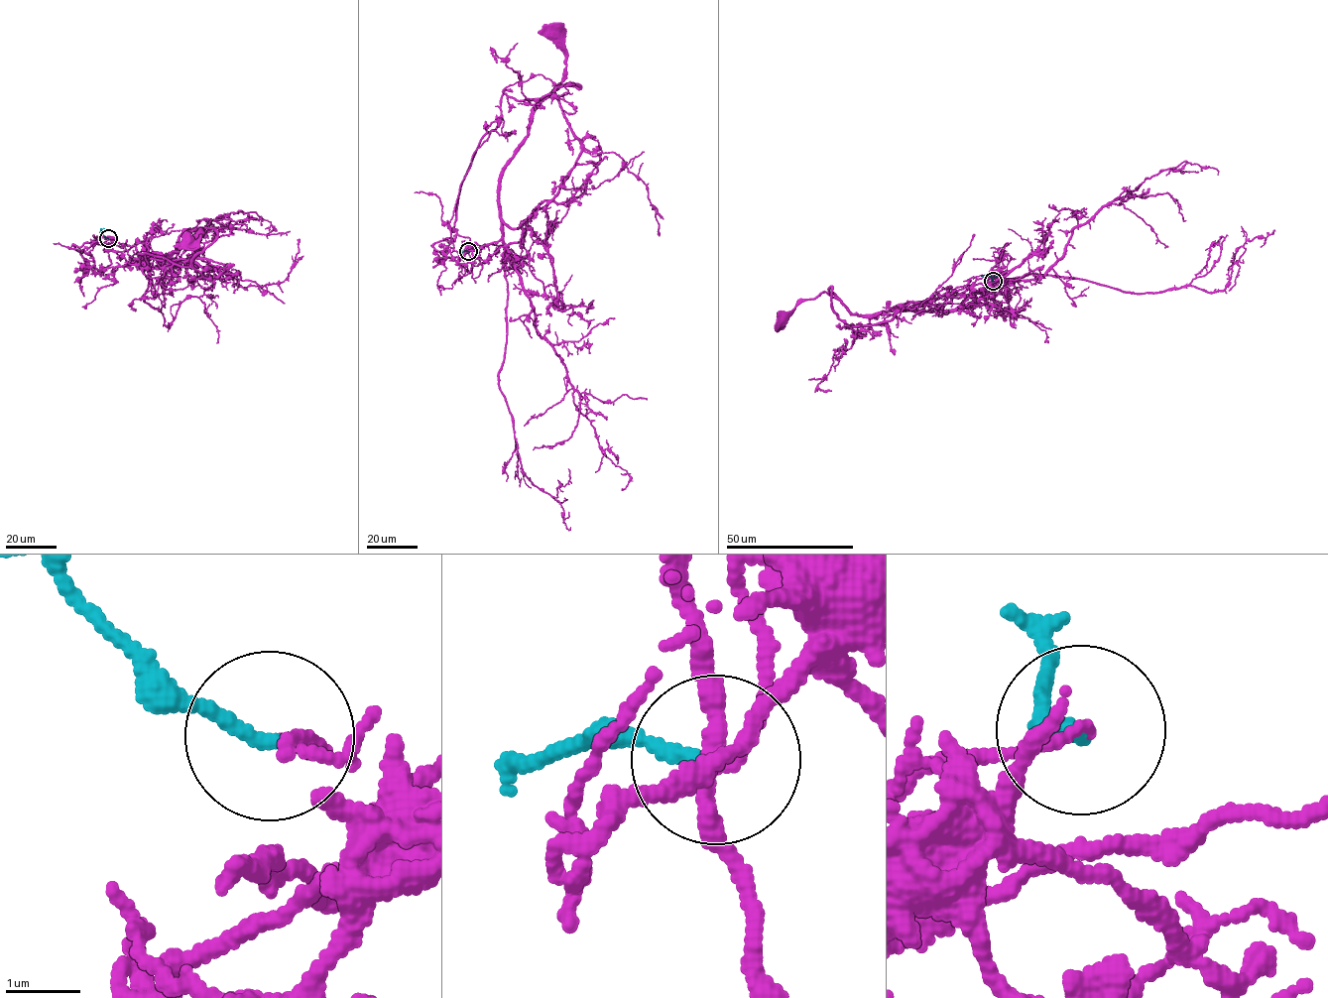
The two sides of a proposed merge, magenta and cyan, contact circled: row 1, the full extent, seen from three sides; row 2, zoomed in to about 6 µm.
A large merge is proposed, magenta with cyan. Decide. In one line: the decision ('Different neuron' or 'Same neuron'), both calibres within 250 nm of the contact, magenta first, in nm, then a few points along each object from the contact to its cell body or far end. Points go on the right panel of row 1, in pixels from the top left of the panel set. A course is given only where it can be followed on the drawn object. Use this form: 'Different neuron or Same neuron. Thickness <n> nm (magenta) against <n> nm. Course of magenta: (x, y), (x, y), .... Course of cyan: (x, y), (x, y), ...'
Different neuron. Thickness 110 nm (magenta) against 200 nm. Course of magenta: (994, 281), (994, 299), (871, 314), (852, 314), (821, 293), (801, 299), (782, 320). Course of cyan: (993, 281), (990, 276), (981, 276)

